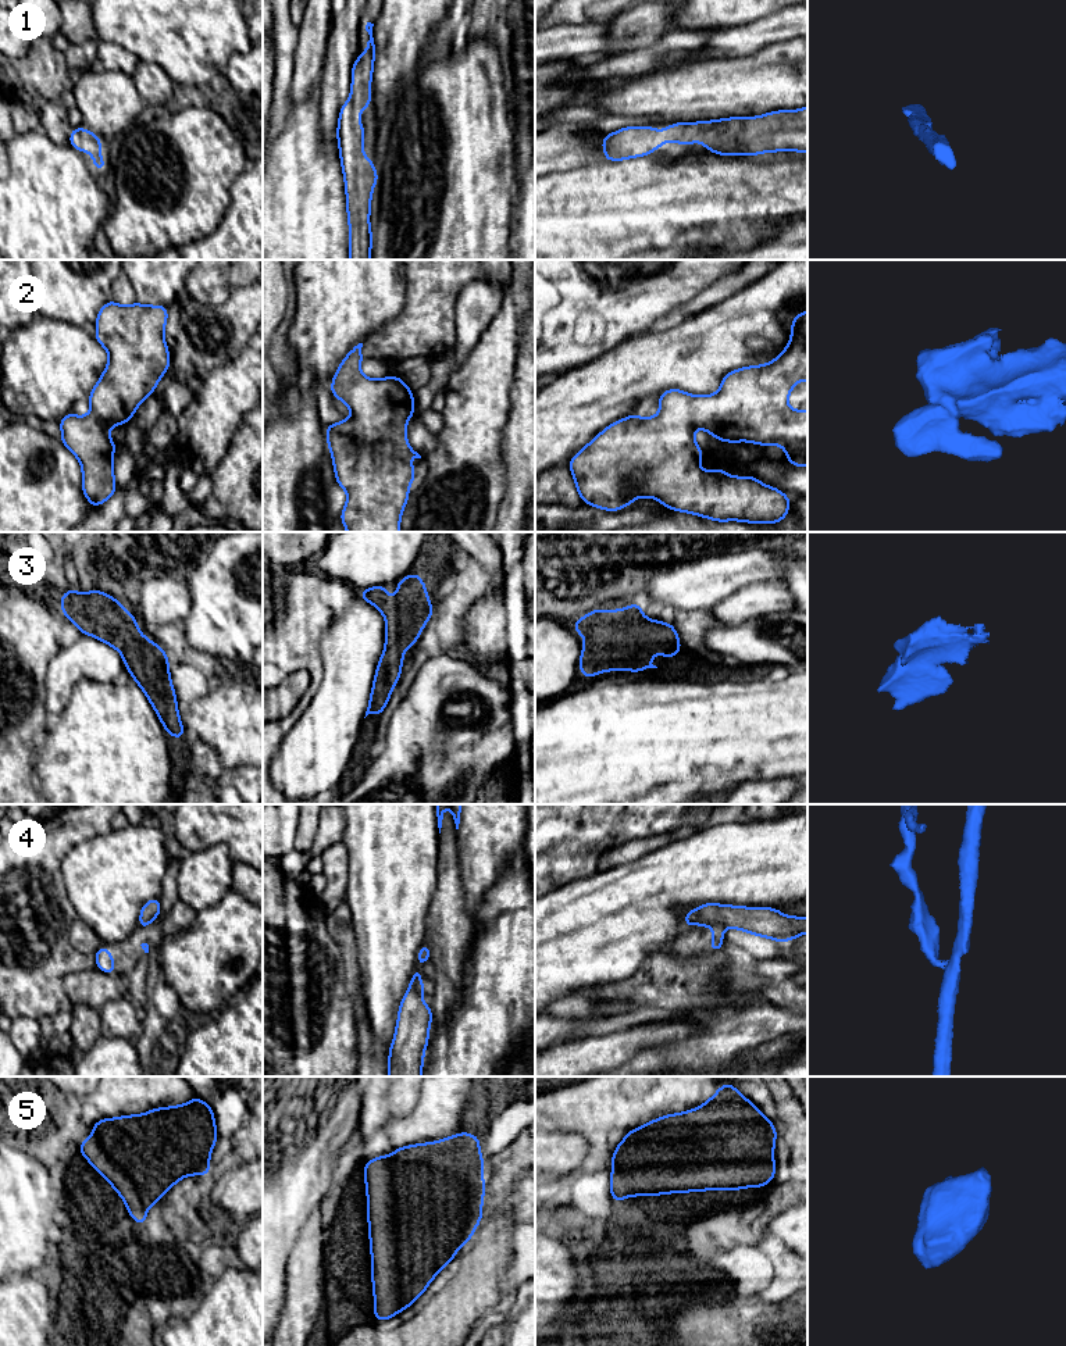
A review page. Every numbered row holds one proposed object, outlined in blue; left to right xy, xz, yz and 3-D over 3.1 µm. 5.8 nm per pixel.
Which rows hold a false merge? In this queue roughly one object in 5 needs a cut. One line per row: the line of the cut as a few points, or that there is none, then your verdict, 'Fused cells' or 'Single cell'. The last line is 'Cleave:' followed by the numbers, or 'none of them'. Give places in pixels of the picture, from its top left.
1: No split. Single cell
2: No split. Single cell
3: No split. Single cell
4: Split along yz (708, 925), (722, 924), (724, 927). Fused cells
5: No split. Single cell
Cleave: 4

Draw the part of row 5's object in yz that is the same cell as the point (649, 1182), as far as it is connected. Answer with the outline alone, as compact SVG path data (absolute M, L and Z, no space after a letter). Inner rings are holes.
M727 1081L702 1106L656 1118L630 1131L612 1157L610 1195L614 1203L630 1196L657 1196L702 1190L739 1190L763 1188L776 1175L774 1145L776 1125Z

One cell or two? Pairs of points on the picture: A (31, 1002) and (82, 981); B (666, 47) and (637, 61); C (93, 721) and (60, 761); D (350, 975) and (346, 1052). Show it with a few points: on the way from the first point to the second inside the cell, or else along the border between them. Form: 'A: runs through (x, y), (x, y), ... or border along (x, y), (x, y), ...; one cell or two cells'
A: border along (91, 968), (64, 978), (71, 1004); two cells
B: runs through (659, 54), (644, 60); one cell
C: runs through (91, 731), (70, 752); one cell
D: border along (343, 966), (345, 991), (352, 1002), (357, 1029); two cells

